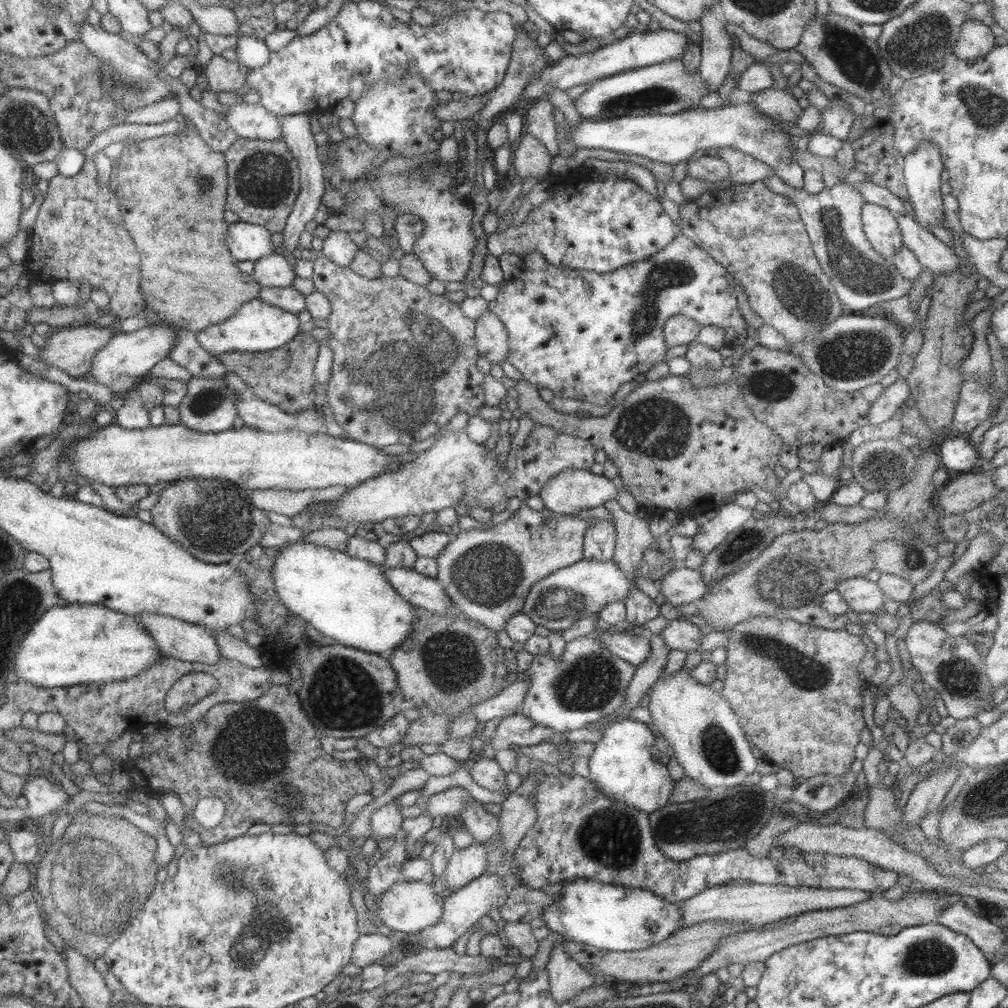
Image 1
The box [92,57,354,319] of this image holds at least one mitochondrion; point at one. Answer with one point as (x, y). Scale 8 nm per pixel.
(264, 179)

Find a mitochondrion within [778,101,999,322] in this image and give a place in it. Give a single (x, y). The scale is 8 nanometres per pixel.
(866, 275)

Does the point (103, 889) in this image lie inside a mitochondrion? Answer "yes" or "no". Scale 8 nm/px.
yes

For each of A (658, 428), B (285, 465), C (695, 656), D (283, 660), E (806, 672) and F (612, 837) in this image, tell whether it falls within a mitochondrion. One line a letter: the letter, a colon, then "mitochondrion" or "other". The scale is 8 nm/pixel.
A: mitochondrion
B: other
C: other
D: other
E: mitochondrion
F: mitochondrion

